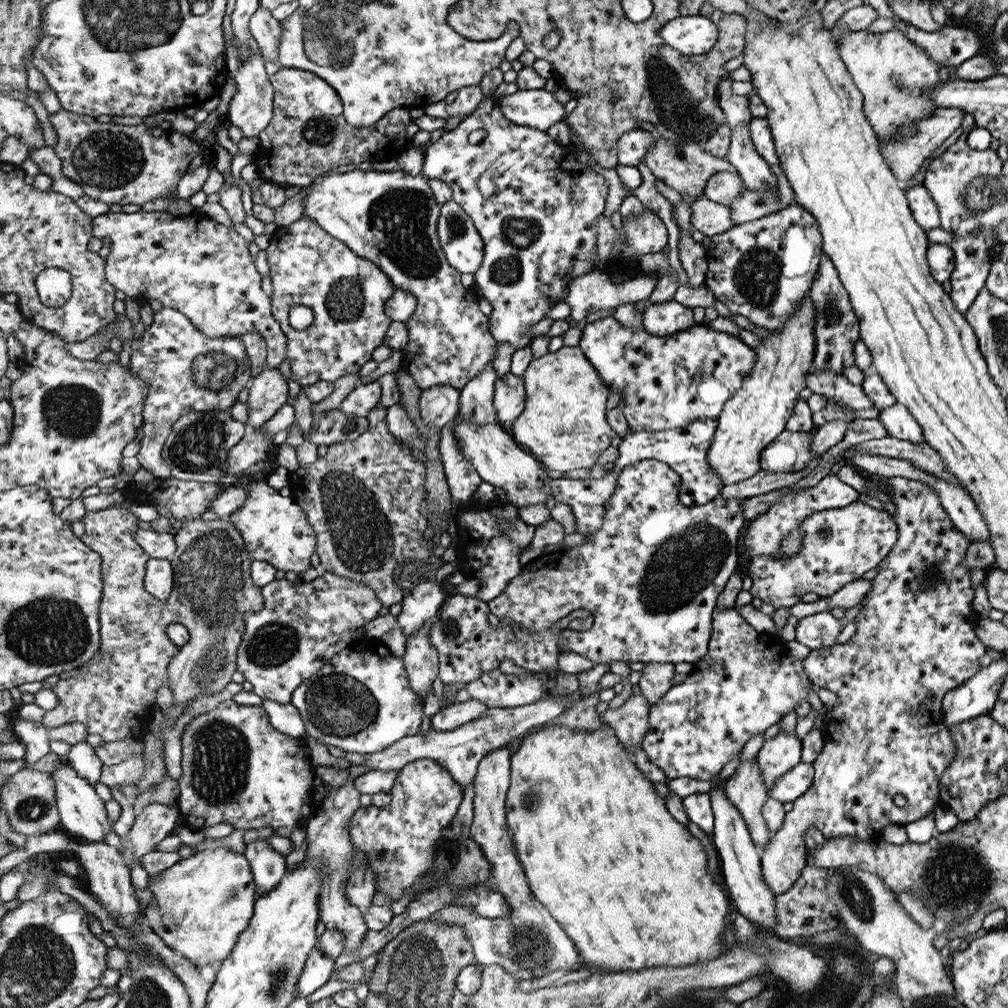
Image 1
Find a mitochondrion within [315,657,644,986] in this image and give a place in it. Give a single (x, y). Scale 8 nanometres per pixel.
(531, 950)

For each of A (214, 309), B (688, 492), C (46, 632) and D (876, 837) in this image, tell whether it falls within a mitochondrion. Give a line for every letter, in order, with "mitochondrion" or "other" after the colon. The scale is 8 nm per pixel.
A: other
B: other
C: mitochondrion
D: other

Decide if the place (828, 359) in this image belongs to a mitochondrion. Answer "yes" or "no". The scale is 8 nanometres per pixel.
no

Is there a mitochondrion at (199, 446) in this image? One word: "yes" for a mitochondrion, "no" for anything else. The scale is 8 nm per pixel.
yes

